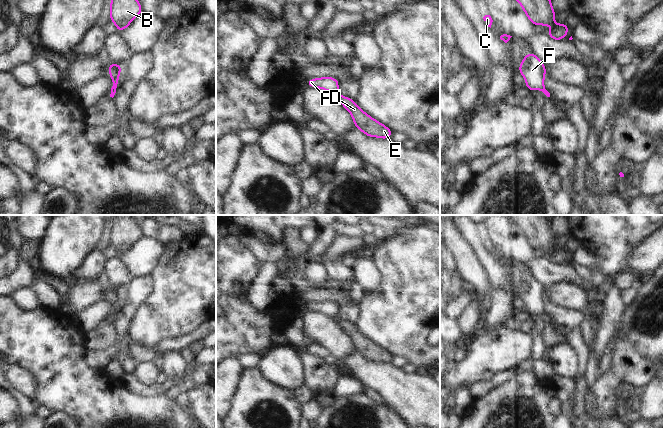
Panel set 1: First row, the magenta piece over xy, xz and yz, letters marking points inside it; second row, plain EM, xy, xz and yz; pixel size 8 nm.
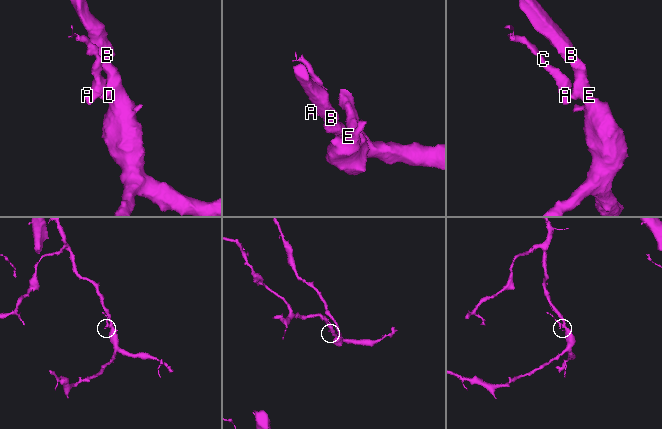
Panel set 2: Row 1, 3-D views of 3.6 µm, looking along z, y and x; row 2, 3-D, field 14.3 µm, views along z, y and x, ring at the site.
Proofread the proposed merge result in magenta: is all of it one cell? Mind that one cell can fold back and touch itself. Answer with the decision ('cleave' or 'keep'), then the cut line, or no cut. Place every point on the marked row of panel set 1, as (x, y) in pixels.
cleave; cut xz (338, 93), (336, 95)

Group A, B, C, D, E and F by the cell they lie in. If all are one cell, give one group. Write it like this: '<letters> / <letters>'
A C F / B D E

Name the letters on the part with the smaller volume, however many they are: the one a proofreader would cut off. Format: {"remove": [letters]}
{"remove": ["A", "C", "F"]}

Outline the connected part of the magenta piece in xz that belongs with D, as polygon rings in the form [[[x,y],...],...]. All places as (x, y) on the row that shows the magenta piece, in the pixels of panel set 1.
[[[340,94],[336,96],[345,109],[351,113],[356,128],[370,137],[390,138],[393,132],[385,125],[366,114],[358,107],[353,99],[349,99]]]

